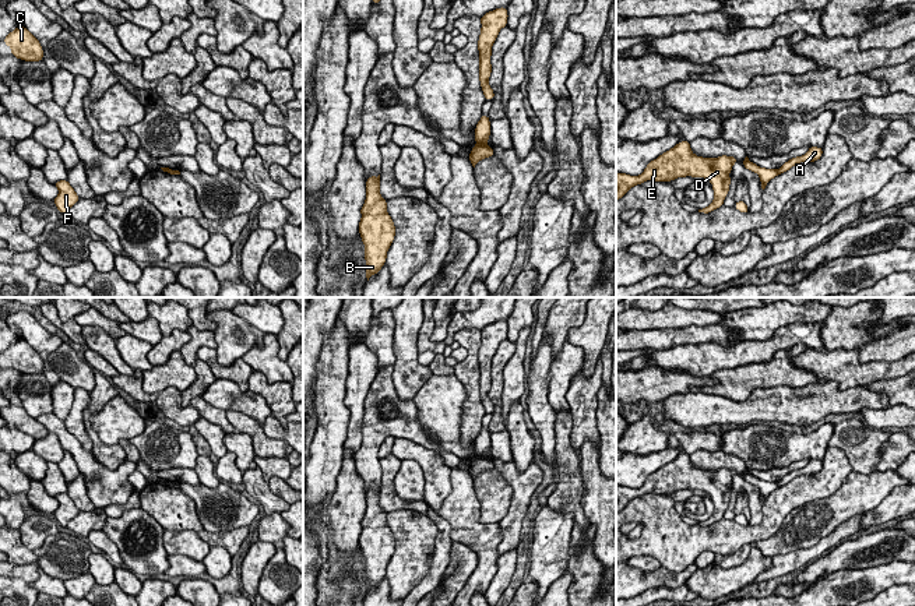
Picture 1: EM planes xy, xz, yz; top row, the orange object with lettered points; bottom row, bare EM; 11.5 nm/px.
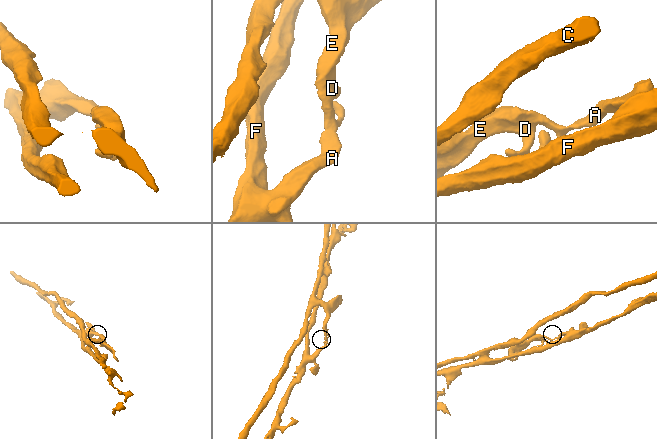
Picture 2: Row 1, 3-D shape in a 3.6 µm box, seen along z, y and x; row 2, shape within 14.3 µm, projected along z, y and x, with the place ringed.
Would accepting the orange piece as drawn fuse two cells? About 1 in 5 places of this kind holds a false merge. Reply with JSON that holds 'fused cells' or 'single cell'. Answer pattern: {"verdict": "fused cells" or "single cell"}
{"verdict": "fused cells"}

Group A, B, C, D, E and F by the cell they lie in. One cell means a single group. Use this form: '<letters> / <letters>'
A B F / C D E

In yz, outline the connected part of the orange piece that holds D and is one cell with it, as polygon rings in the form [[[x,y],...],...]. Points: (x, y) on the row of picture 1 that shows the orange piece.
[[[680,141],[669,151],[651,161],[640,176],[630,176],[616,172],[616,201],[631,187],[647,180],[672,182],[678,177],[704,177],[711,182],[714,200],[707,208],[698,209],[701,214],[724,205],[728,195],[732,166],[738,162],[735,156],[721,155],[718,158],[703,158],[693,154],[689,141]]]

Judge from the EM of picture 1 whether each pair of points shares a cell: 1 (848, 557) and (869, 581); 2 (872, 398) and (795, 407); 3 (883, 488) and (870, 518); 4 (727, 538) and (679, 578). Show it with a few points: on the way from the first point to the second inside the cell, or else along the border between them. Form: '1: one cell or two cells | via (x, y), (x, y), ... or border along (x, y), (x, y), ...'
1: two cells | border along (890, 562), (862, 568), (840, 568), (826, 577)
2: one cell | via (852, 400), (815, 401)
3: two cells | border along (898, 486), (875, 507), (862, 514)
4: two cells | border along (694, 562), (679, 571), (669, 571), (662, 567)

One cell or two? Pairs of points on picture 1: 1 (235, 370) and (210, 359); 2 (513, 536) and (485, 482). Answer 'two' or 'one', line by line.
1: one
2: two

